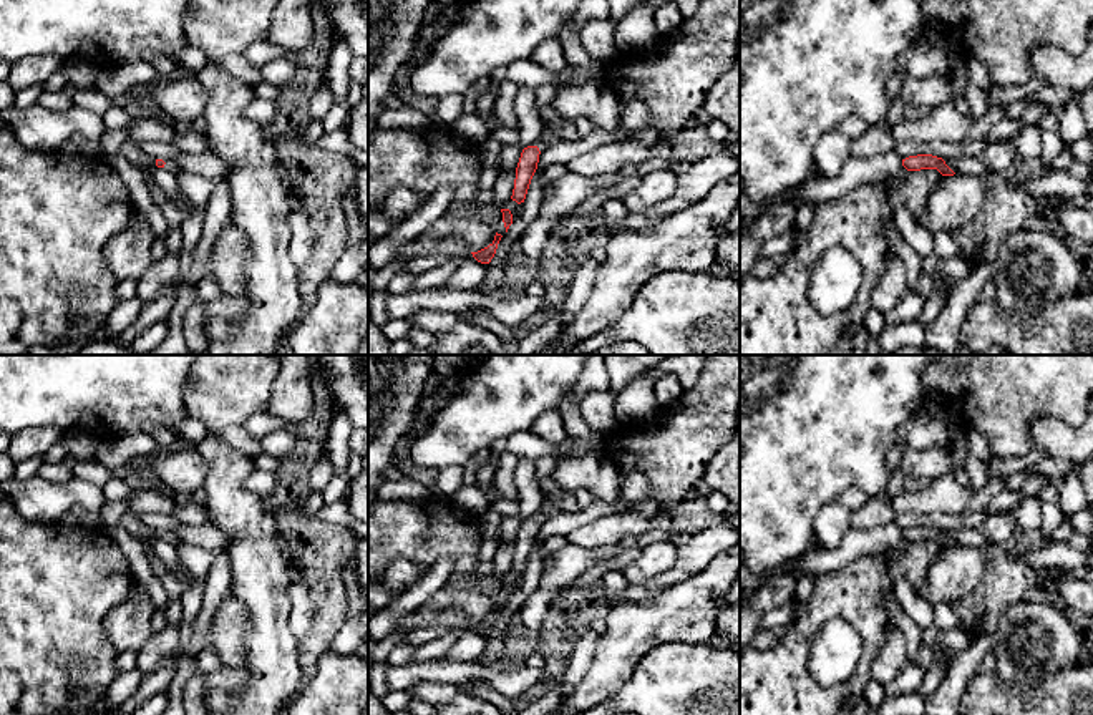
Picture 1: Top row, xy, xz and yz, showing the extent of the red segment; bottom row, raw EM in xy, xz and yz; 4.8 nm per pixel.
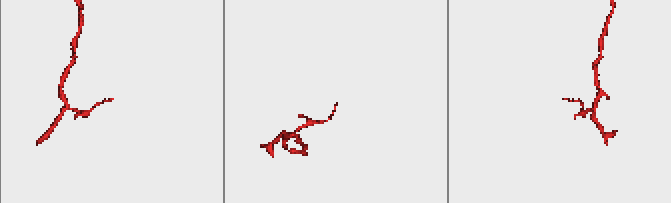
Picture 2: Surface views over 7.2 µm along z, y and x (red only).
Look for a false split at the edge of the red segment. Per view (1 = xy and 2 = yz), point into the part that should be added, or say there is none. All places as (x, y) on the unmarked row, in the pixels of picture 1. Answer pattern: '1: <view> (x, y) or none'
1: none
2: none

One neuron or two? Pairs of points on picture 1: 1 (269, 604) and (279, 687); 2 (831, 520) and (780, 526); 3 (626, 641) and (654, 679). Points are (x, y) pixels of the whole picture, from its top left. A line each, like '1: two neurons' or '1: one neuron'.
1: one neuron
2: two neurons
3: two neurons

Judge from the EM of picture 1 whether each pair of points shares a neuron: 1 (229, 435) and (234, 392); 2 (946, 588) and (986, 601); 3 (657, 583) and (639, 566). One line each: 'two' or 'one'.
1: two
2: two
3: two

